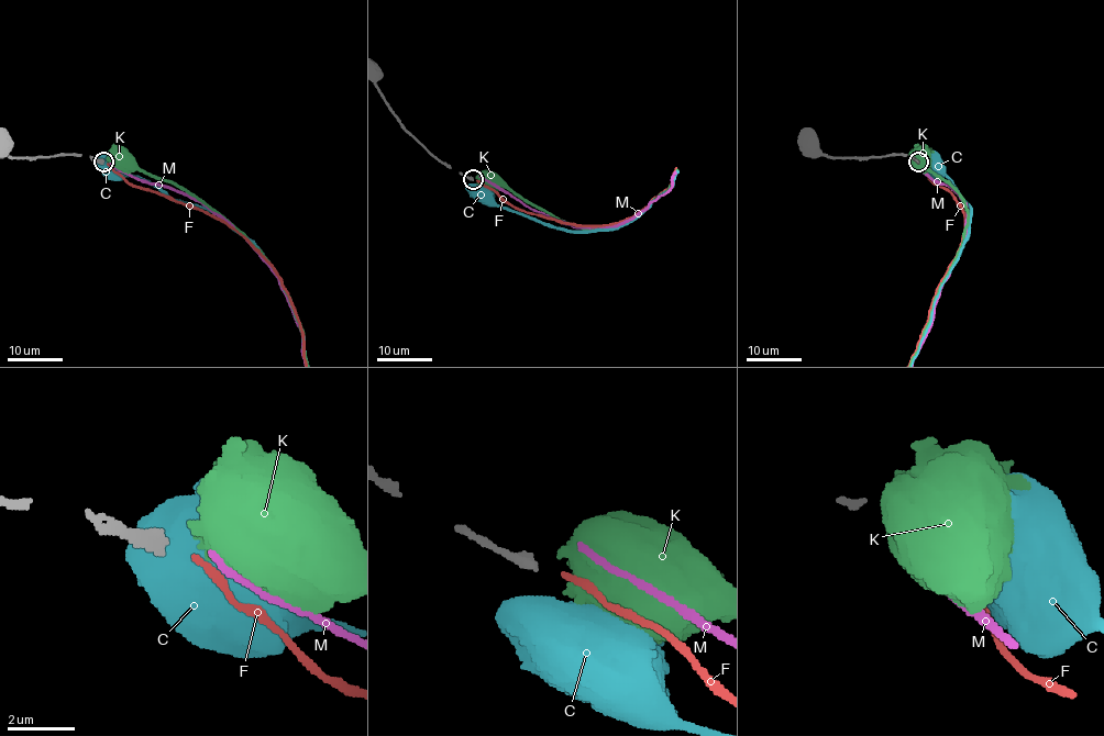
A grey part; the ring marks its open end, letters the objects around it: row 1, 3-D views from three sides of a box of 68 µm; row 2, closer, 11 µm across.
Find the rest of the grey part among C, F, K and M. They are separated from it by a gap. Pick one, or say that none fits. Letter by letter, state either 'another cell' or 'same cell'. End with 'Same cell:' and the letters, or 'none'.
C: another cell
F: same cell
K: another cell
M: another cell
Same cell: F

